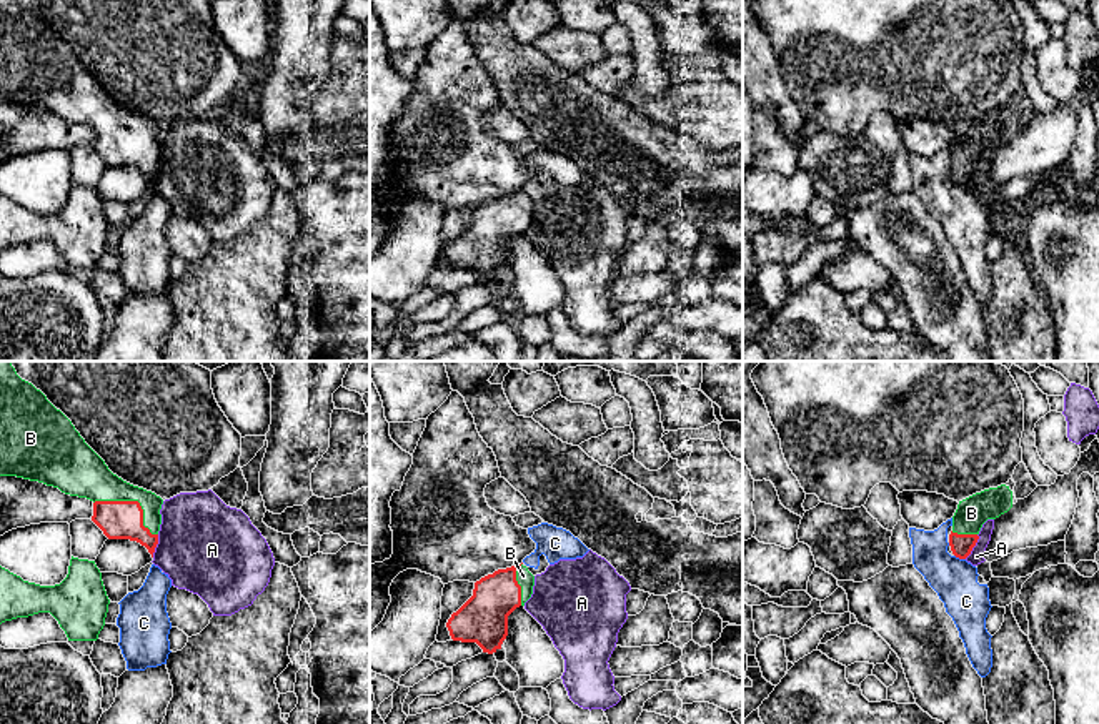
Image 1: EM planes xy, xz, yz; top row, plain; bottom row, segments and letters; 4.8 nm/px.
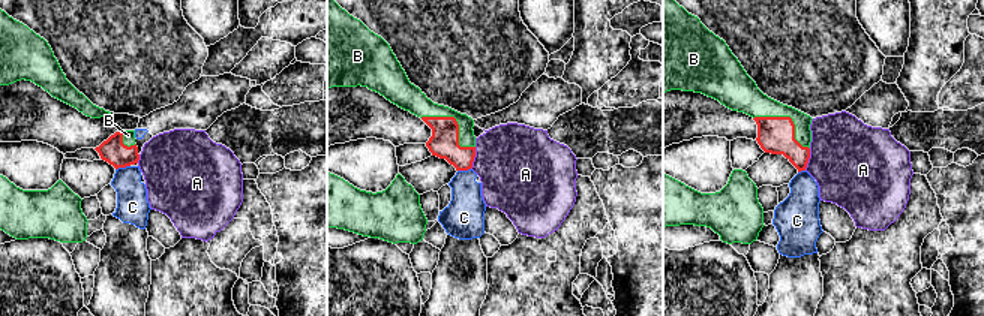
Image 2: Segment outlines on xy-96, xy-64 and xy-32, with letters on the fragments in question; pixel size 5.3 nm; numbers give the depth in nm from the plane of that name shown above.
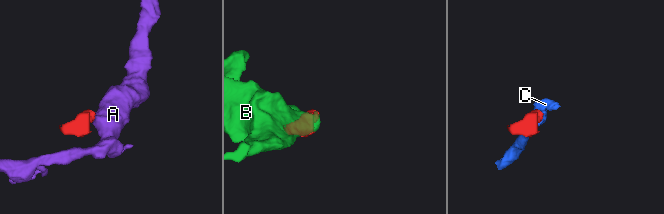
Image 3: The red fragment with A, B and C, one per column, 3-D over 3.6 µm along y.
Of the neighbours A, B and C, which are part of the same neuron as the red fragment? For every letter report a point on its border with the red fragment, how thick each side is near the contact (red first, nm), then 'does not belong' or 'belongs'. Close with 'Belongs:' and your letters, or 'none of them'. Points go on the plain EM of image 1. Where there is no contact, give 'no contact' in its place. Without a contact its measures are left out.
A: yz (974, 172) | 110/70 nm | does not belong
B: xy (134, 128) | 190/200 nm | belongs
C: yz (959, 185) | 110/220 nm | does not belong
Belongs: B

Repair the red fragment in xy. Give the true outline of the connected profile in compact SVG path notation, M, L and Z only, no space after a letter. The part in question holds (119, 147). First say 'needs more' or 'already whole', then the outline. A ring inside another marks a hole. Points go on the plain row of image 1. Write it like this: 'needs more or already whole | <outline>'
needs more | M0 0L0 103L38 108L65 121L90 126L93 130L92 148L108 166L137 168L153 185L163 126L113 102L72 48L17 0Z

